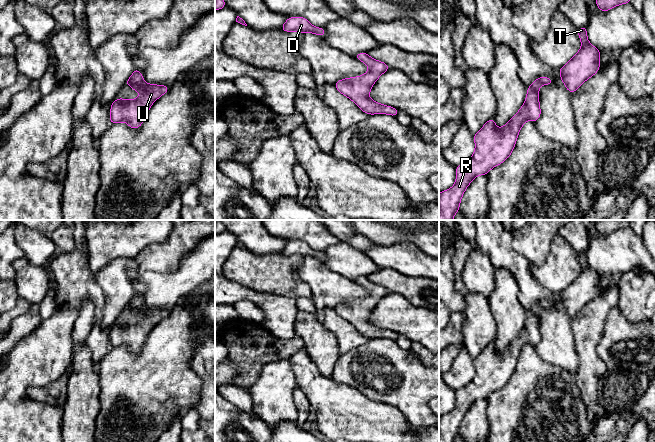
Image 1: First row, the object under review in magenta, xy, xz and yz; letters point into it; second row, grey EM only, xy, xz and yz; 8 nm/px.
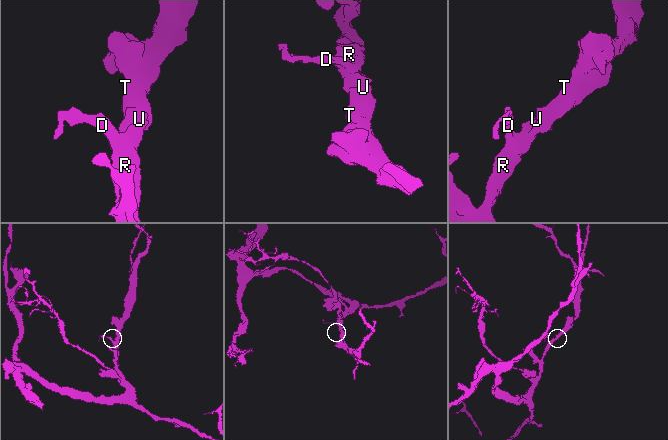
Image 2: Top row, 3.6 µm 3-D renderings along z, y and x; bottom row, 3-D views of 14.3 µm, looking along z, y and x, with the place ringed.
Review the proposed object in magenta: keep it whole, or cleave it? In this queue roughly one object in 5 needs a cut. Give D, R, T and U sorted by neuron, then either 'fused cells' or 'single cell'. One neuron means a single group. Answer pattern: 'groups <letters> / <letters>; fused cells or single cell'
groups D R T U; single cell

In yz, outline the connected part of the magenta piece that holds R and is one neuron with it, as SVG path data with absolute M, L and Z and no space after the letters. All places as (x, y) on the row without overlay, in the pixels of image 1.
M537 302L527 312L525 327L502 352L498 353L494 342L491 342L473 359L473 379L456 391L455 408L439 417L439 442L453 442L459 435L461 422L473 403L478 399L488 399L493 391L503 387L512 378L523 348L529 343L536 346L541 339L539 311L552 307L551 302Z

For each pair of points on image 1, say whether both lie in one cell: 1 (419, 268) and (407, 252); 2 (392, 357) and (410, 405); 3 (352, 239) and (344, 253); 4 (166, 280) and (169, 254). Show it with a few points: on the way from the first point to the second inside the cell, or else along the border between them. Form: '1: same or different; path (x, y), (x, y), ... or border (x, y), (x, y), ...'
1: same; path (415, 264), (407, 256)
2: same; path (404, 369), (410, 377), (410, 393)
3: different; border (340, 241), (344, 241), (362, 251)
4: different; border (183, 256), (179, 266), (174, 270), (143, 273)

